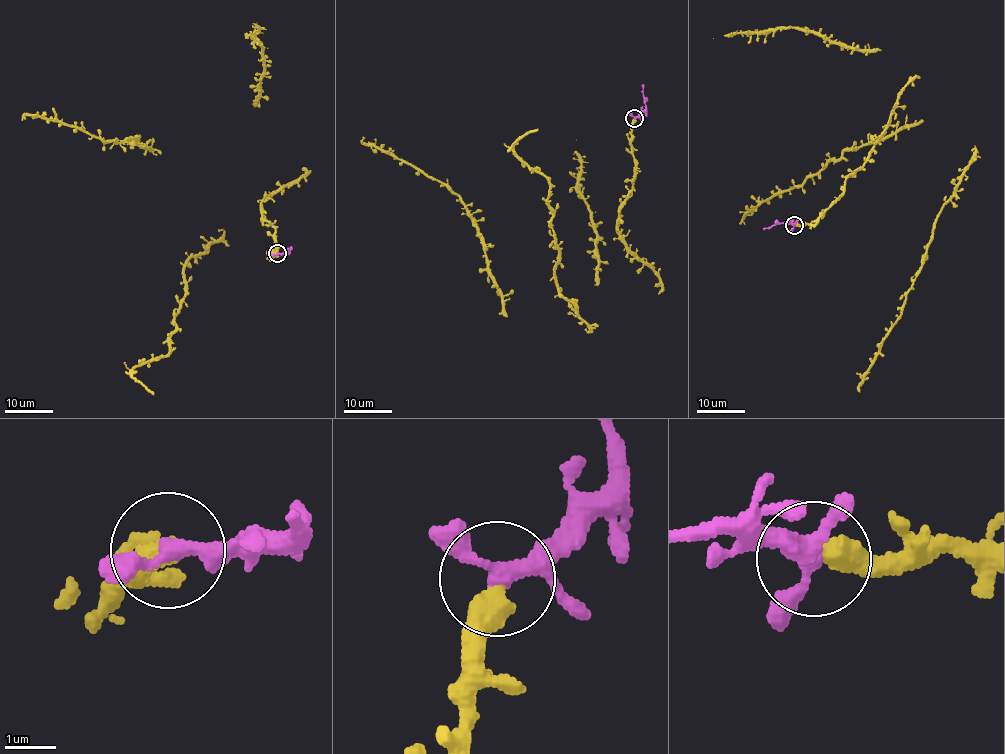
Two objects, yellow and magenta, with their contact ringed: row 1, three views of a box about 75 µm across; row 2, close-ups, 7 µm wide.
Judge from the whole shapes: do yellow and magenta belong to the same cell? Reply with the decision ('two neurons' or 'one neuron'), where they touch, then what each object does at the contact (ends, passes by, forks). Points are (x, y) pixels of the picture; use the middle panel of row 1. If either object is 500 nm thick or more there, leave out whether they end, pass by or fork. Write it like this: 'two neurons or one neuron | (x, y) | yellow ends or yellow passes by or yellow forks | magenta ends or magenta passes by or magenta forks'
one neuron | (634, 118) | yellow ends | magenta forks

